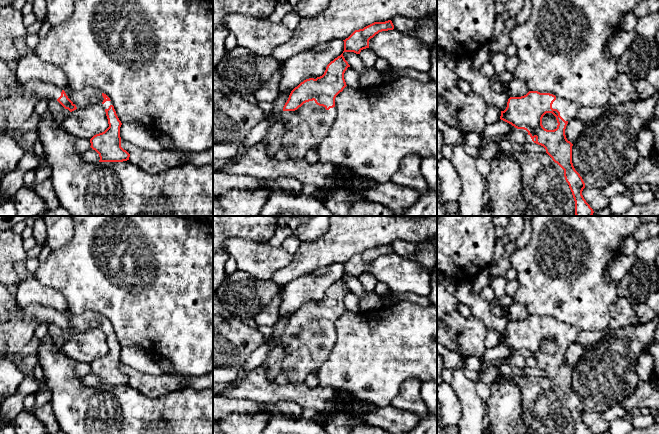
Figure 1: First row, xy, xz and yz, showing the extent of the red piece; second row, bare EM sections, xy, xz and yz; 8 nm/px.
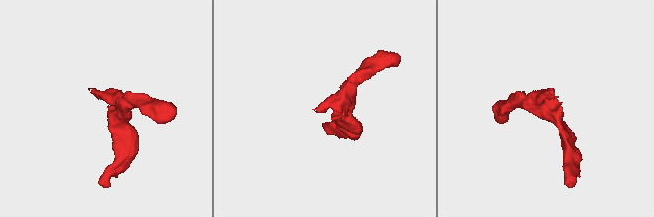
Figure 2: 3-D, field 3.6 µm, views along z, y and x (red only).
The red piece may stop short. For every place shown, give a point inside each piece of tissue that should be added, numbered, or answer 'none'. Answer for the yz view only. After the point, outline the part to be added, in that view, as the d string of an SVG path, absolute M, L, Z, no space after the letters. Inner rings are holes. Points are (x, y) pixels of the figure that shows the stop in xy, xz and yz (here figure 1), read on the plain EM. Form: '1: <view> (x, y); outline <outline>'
1: yz (568, 334); outline M556 321L556 324L552 328L552 332L557 333L560 336L560 340L565 345L569 346L576 340L580 330L565 323Z

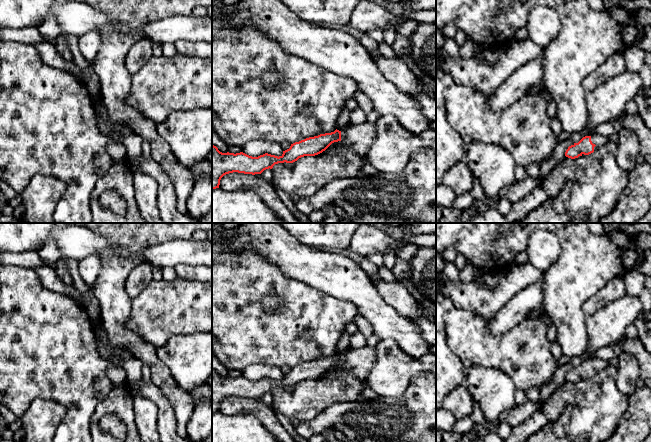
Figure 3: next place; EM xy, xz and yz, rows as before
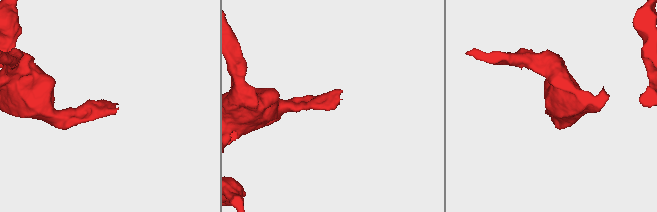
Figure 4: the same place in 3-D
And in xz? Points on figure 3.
1: xz (360, 361); outline M365 346L360 349L349 348L341 355L341 365L352 370L358 379L365 379L376 359L376 349Z

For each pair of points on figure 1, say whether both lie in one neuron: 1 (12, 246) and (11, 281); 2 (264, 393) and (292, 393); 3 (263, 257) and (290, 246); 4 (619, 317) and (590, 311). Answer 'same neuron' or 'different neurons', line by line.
1: same neuron
2: same neuron
3: different neurons
4: different neurons

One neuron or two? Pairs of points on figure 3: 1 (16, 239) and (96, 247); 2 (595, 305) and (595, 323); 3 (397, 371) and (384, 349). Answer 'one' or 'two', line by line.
1: one
2: two
3: one

